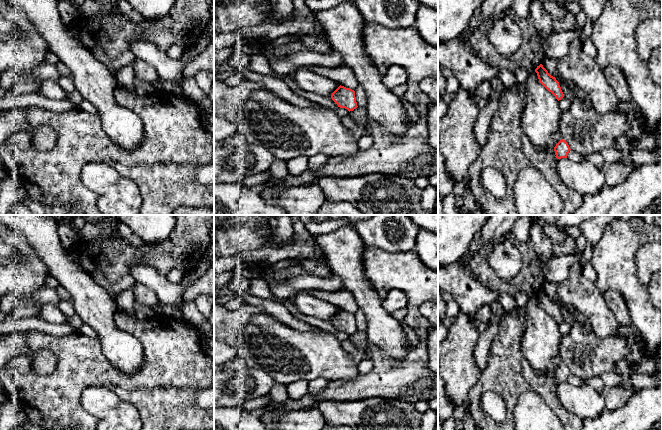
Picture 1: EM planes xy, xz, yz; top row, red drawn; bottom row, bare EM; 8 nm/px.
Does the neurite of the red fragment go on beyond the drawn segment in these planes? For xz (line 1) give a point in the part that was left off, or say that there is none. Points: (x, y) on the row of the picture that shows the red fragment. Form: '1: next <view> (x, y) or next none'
1: next none

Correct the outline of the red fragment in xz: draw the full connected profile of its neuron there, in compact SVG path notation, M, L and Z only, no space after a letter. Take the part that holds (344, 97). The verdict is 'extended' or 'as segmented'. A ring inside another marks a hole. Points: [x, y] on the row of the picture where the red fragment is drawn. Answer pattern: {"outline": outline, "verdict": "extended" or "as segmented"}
{"outline": "M340 85L332 93L331 98L338 105L338 107L345 108L349 112L358 107L355 97L355 91L350 88L346 88Z", "verdict": "as segmented"}

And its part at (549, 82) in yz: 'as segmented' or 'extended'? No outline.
as segmented

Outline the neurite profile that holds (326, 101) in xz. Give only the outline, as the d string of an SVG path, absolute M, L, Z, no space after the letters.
M285 75L282 78L282 81L284 81L292 91L311 100L312 102L315 102L321 106L332 109L334 111L336 111L339 108L338 105L332 100L331 96L321 96L318 94L314 94L312 92L306 92L300 89L290 75Z

